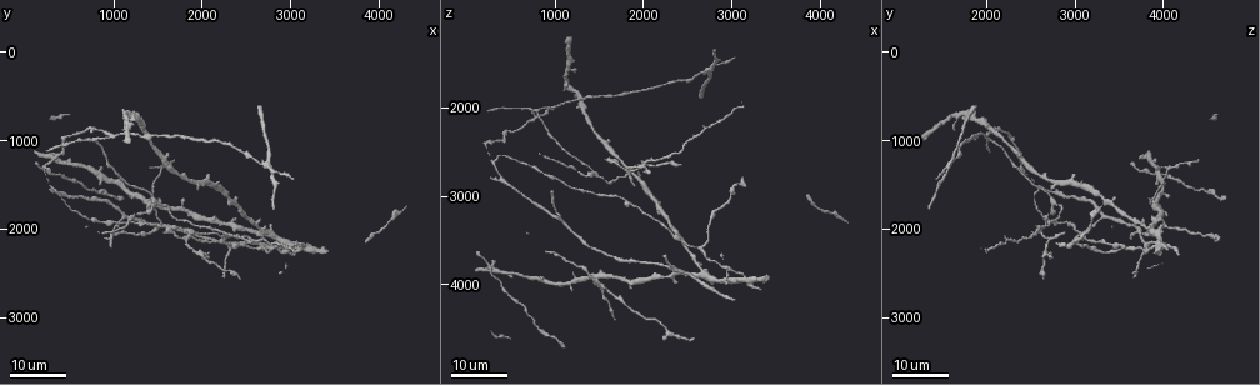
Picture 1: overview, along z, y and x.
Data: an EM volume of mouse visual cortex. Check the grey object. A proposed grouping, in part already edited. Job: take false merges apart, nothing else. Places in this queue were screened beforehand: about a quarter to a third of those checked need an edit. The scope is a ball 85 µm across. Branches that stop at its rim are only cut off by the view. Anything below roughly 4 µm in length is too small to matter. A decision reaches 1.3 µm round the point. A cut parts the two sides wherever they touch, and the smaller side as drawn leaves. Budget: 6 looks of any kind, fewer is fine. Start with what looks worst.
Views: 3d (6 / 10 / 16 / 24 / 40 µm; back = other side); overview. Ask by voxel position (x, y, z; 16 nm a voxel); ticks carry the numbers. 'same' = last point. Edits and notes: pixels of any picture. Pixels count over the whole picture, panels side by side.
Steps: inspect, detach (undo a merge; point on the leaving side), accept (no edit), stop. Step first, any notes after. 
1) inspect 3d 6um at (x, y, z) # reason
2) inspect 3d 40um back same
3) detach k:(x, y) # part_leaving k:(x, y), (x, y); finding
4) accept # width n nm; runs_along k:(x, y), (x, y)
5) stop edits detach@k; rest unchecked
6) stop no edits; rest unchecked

inspect 3d 16um at (2600, 2250, 3600) # thin arm on a thick one

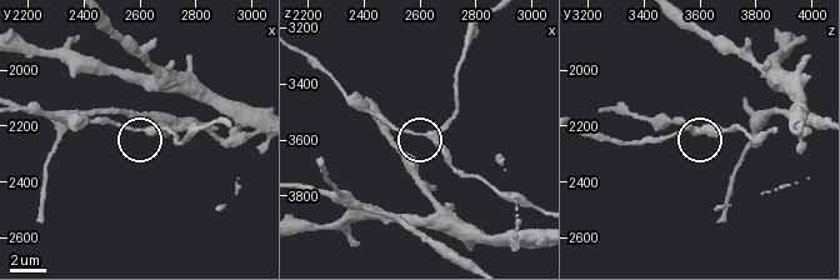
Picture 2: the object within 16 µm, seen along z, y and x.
inspect 3d 6um at (2620, 2210, 3580)

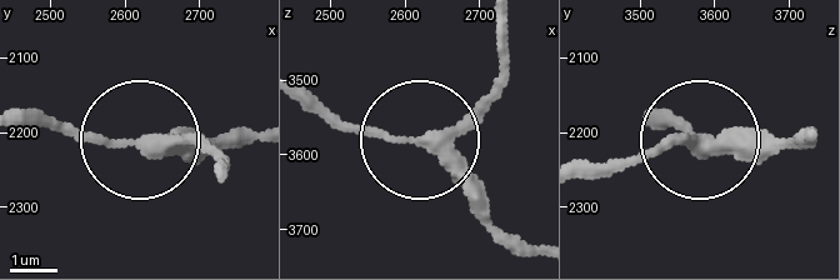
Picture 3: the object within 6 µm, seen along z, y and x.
inspect 3d 6um back at (2625, 2215, 3585) # other side

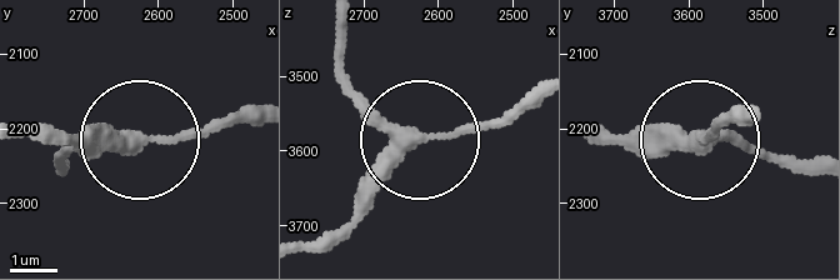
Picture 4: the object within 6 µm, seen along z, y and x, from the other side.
accept # width 250 nm; runs_along 4:(310, 246), (345, 223), (409, 143), (338, 71); one neuron here

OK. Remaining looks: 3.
inspect 3d 16um at (1000, 950, 2000) # a fork

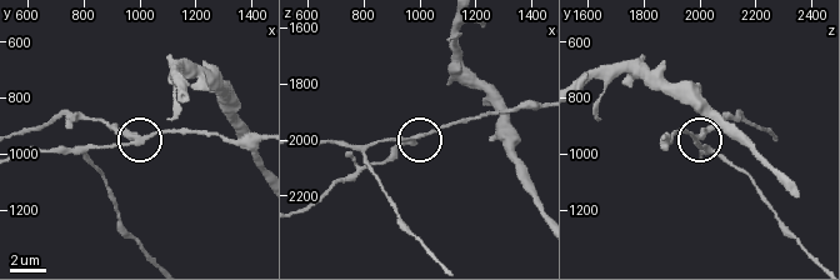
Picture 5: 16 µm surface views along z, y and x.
inspect 3d 6um at (970, 950, 2010)

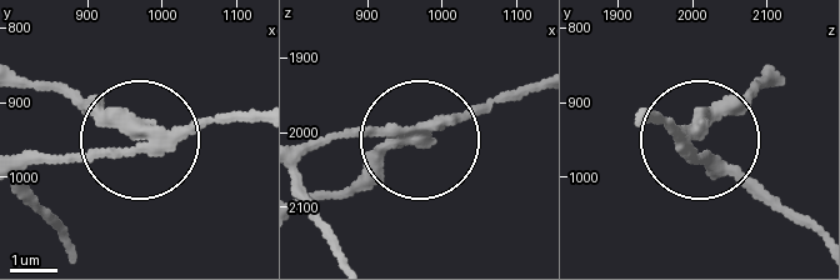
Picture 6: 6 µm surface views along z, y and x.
detach 6:(96, 108) # arms 3; a second neuron is stuck on

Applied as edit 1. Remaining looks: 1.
stop edits detach@6; rest unchecked

